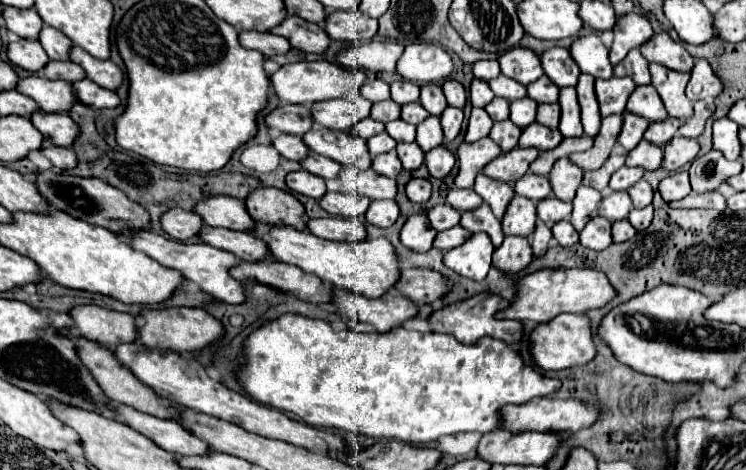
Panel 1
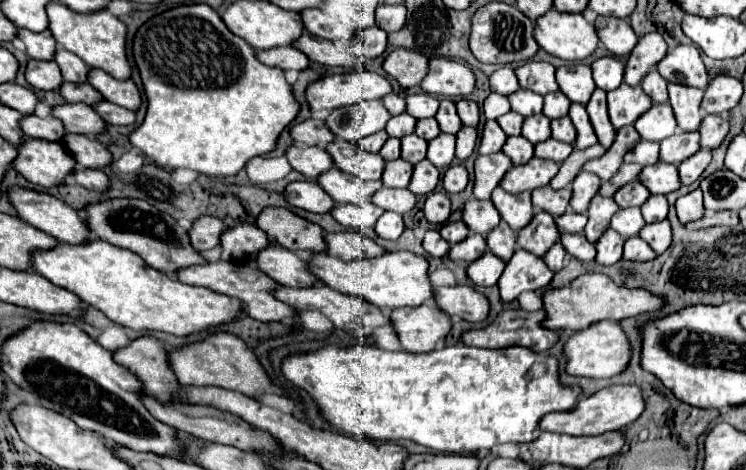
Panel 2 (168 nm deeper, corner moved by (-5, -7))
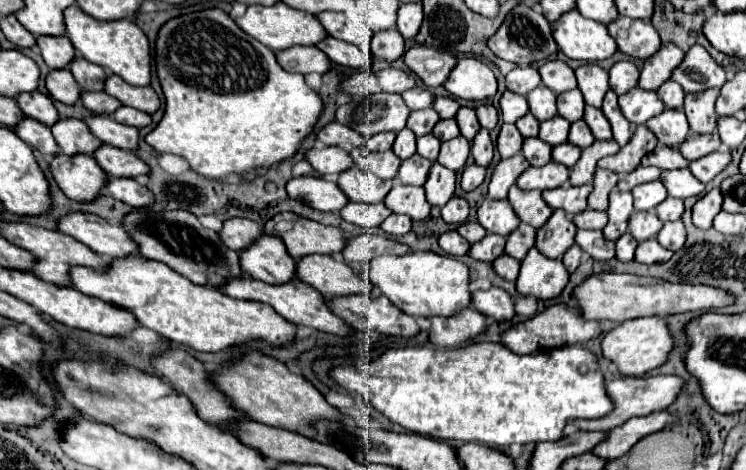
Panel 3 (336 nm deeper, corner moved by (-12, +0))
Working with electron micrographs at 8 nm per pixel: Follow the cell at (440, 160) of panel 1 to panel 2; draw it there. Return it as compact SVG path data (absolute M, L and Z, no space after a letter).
M463 164L451 166L451 168L447 170L447 174L443 176L443 186L445 186L445 190L447 190L449 194L453 194L453 192L463 192L465 186L467 186L467 182L469 182L469 174L467 174L467 170L465 170Z

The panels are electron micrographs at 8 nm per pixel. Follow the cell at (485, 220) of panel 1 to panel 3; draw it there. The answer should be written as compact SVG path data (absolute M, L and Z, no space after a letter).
M520 223L518 229L514 229L508 237L506 237L506 253L518 261L524 259L524 255L528 253L530 247L534 247L534 239L536 239L536 229L532 229L530 225Z

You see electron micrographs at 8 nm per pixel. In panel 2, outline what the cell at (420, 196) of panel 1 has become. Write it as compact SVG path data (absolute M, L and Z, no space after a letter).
M433 192L429 194L429 198L425 200L425 218L431 222L431 224L445 224L451 216L451 200L447 194L439 194L439 192Z

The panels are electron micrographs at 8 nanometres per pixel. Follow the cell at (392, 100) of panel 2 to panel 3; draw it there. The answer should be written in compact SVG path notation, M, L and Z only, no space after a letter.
M412 87L412 89L408 89L408 91L402 93L402 99L408 105L408 109L414 111L414 109L426 109L426 107L430 107L434 95L430 91L422 89L422 87Z

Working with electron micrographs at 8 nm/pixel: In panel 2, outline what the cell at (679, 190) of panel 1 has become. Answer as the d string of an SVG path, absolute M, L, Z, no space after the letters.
M697 188L697 190L693 190L693 192L685 194L685 196L681 196L681 198L677 200L675 208L677 208L677 216L679 216L679 220L681 220L683 226L685 226L687 222L699 220L699 218L703 216L703 210L705 210L705 208L703 208L703 194L701 194L701 190Z

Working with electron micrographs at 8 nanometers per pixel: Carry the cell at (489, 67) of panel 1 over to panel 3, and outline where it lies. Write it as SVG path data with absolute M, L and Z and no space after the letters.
M516 67L506 75L506 87L518 95L526 95L528 91L540 85L540 75L536 67Z

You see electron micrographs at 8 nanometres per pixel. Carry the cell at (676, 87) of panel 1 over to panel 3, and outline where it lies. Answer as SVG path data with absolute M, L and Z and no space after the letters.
M706 89L700 93L684 95L684 113L694 133L712 133L714 131L716 119L718 119L714 111L716 97L718 97L718 89Z

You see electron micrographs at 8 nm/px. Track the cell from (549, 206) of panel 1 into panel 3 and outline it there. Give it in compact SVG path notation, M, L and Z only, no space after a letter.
M588 207L582 213L576 213L572 217L572 221L578 229L602 229L608 221L608 215L606 215L606 211L594 211Z

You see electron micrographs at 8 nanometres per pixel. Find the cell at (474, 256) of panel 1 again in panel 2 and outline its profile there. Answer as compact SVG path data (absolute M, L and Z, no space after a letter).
M485 252L485 256L477 258L469 268L467 268L467 274L469 278L479 284L479 286L495 286L499 276L503 274L505 270L505 262L497 256L493 256L491 252Z

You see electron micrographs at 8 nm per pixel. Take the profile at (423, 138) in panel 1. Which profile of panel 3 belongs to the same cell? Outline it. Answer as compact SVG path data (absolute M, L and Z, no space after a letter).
M458 135L458 137L442 143L438 161L440 161L444 167L448 167L448 169L458 171L458 169L462 169L462 167L466 165L468 155L470 155L470 143L468 143L466 137Z

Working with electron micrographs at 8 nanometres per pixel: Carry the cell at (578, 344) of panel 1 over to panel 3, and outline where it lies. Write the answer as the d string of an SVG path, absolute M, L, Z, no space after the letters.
M638 317L624 323L618 323L602 339L602 355L612 361L622 375L644 375L660 367L672 347L672 337L668 333L666 321L662 317Z

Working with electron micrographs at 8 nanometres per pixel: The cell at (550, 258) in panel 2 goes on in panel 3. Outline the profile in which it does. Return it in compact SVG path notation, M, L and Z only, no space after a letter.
M574 243L574 245L564 253L564 257L562 257L562 263L564 263L564 267L568 269L568 273L574 273L574 271L576 271L576 267L580 265L580 257L582 257L582 251L580 251L578 245Z

